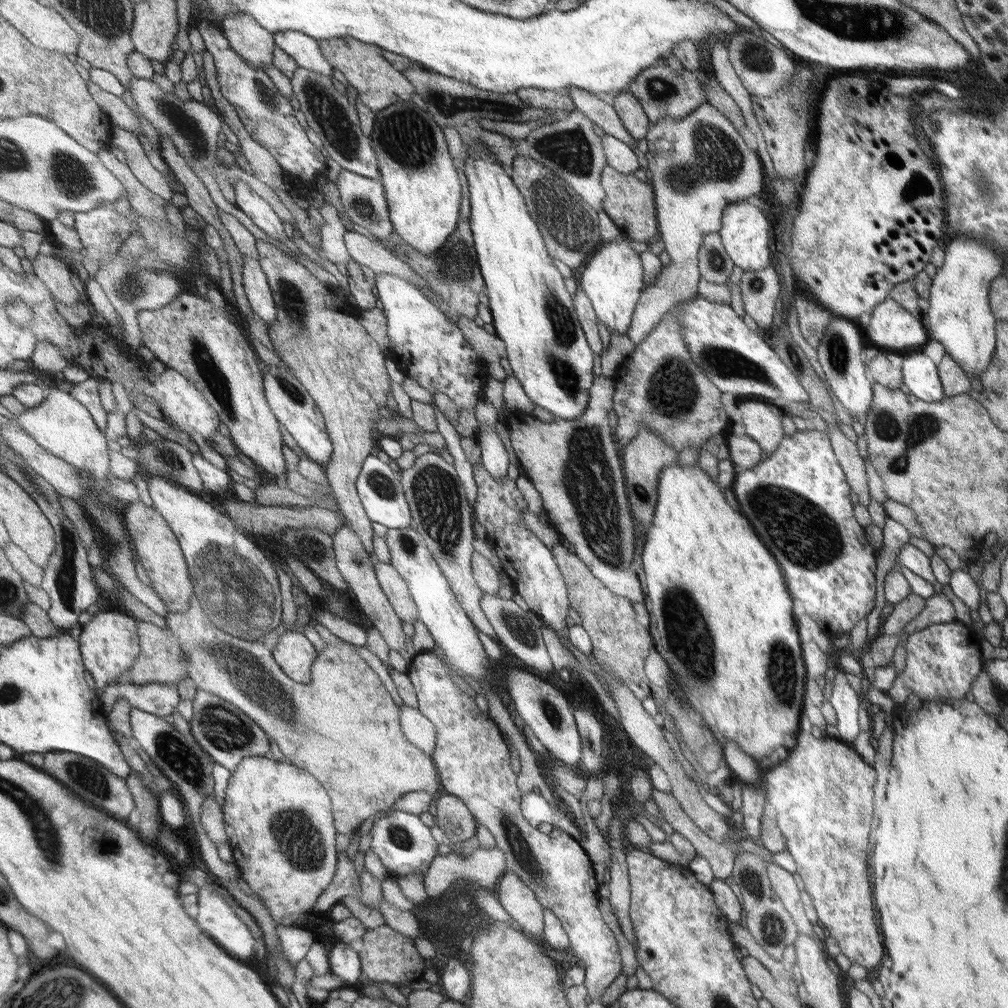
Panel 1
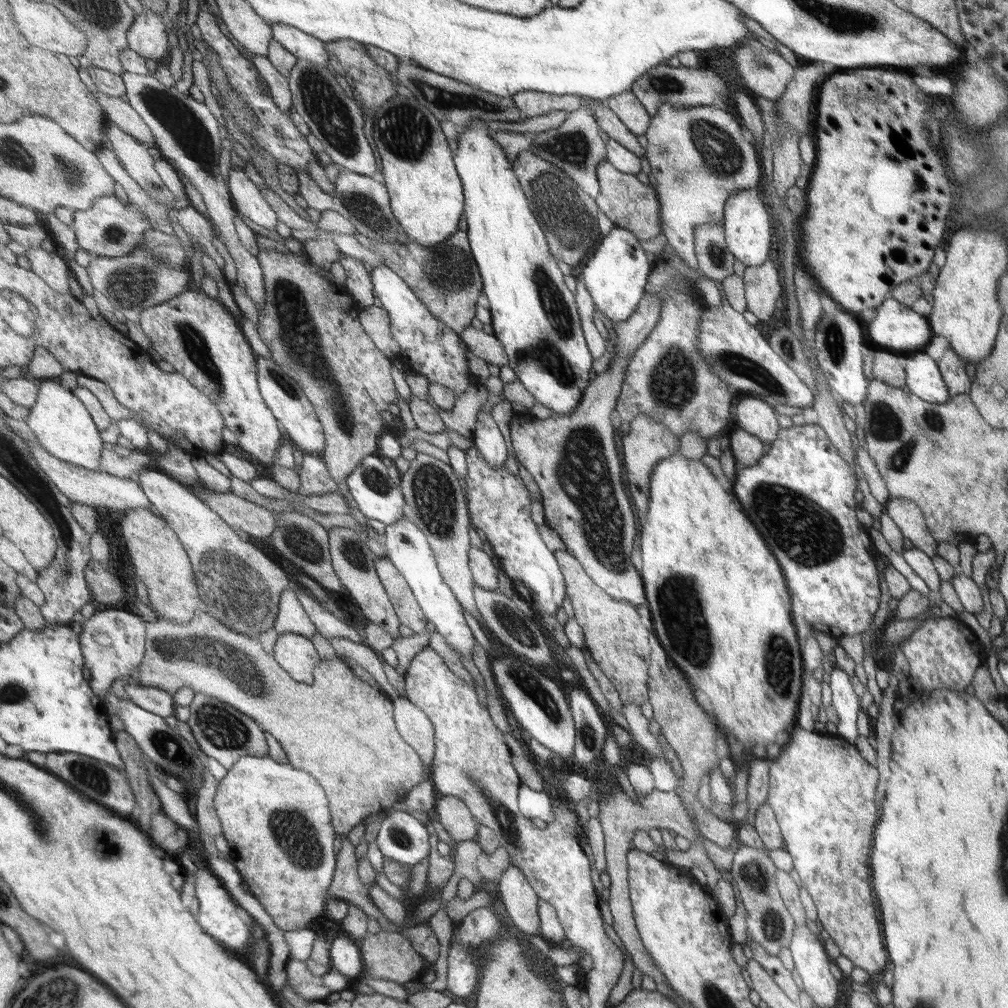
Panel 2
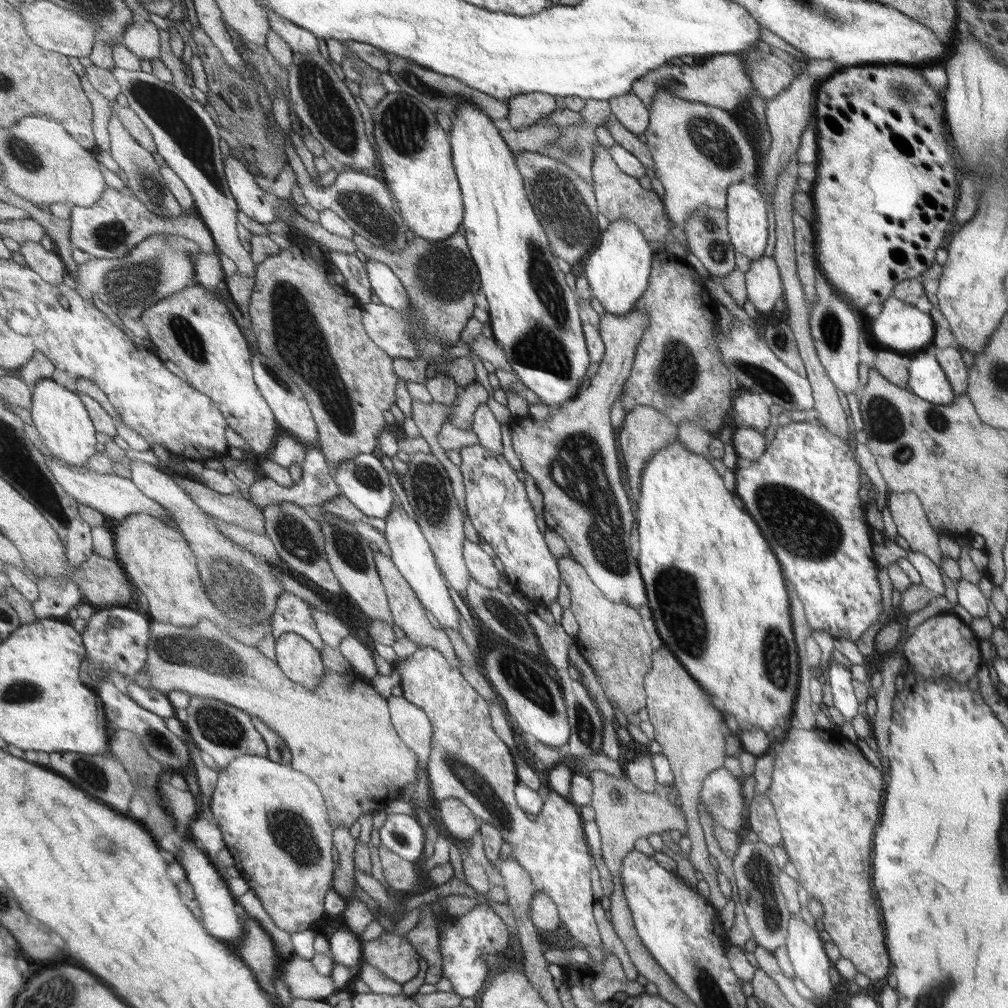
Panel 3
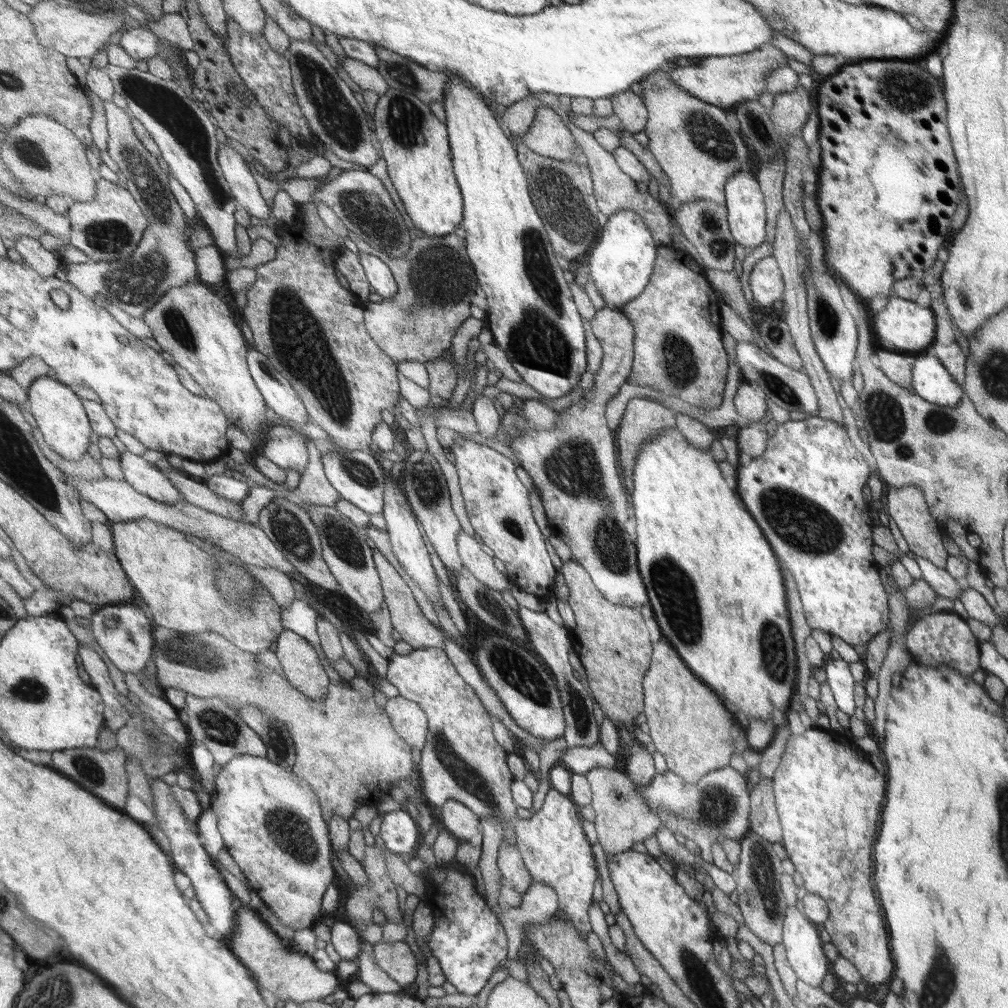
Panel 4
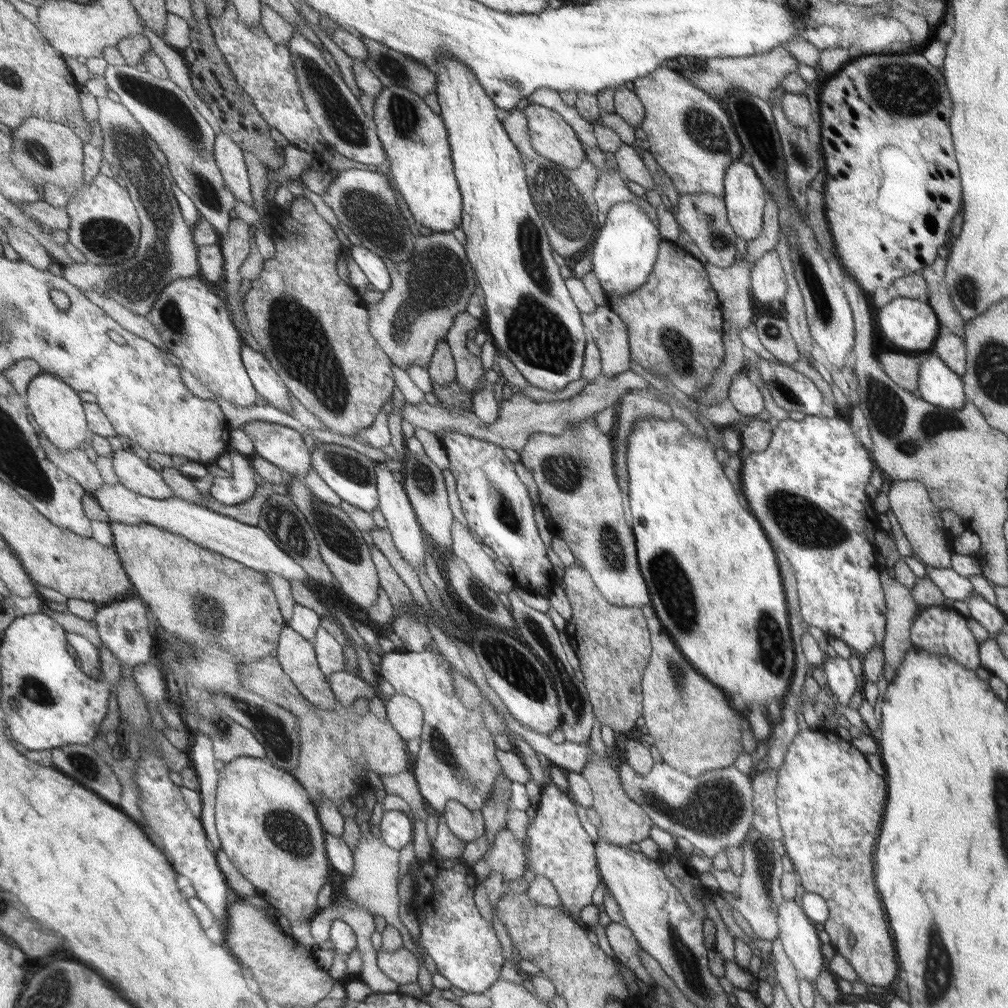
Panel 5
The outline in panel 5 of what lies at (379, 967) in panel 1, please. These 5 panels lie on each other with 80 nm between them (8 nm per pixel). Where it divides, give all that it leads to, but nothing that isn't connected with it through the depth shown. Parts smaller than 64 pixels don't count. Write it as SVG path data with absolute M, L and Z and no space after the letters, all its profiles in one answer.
M381 948L378 952L378 965L391 980L400 985L416 984L421 972L417 956L404 948L389 953Z

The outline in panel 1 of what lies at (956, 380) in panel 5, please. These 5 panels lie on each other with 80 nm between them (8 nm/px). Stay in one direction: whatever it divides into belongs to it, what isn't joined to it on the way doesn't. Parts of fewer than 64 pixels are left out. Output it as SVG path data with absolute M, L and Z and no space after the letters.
M924 353L902 358L900 370L905 386L915 398L927 403L940 402L945 398L940 377L935 374L935 364Z

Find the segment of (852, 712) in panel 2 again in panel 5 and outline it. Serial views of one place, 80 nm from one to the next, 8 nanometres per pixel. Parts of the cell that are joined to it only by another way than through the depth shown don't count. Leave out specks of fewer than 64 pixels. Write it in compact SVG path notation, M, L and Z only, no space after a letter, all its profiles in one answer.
M827 657L820 666L827 678L826 688L833 692L839 705L846 706L849 697L860 689L861 680L853 676L847 659Z

